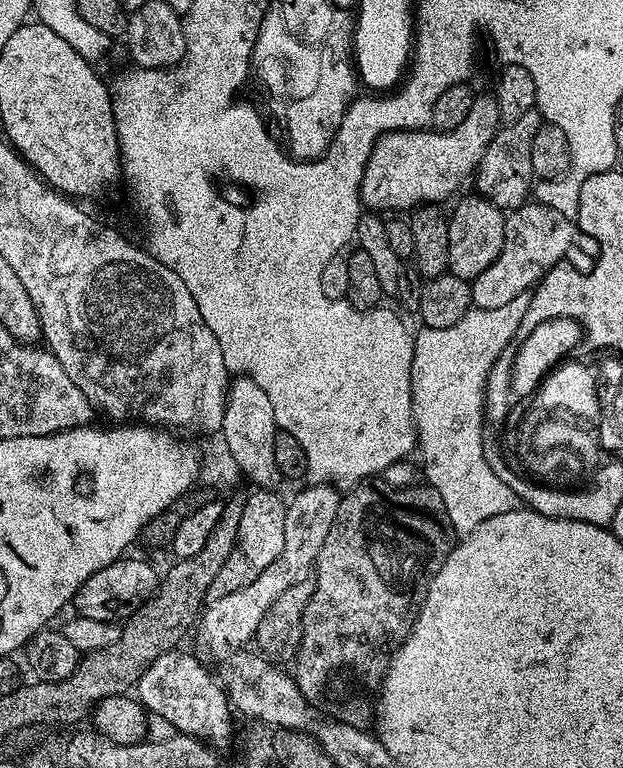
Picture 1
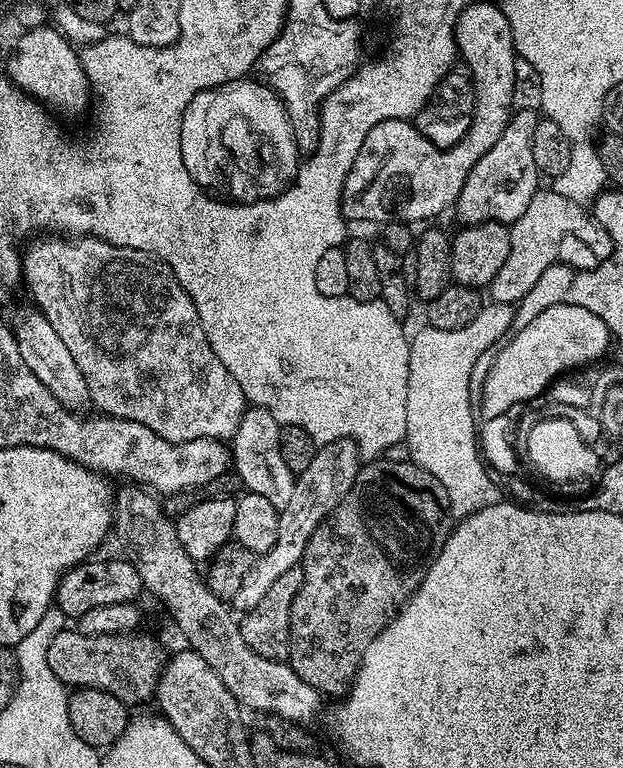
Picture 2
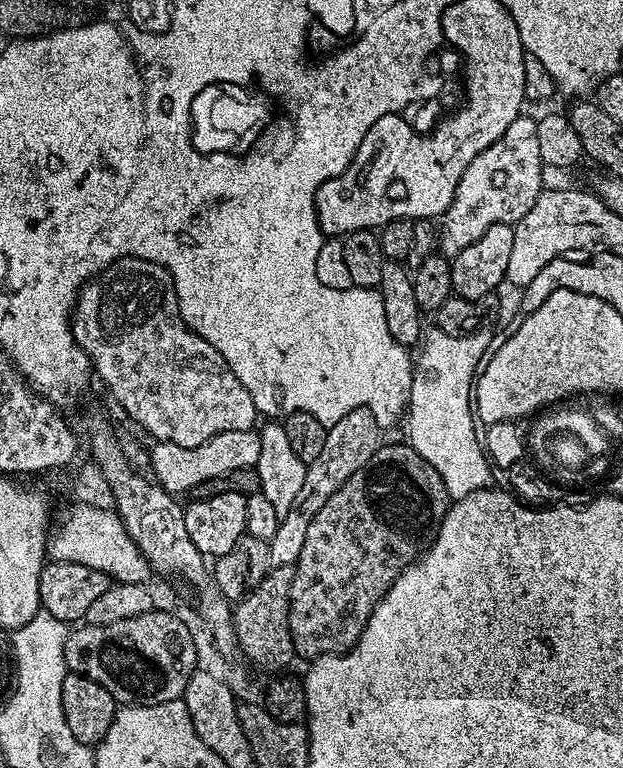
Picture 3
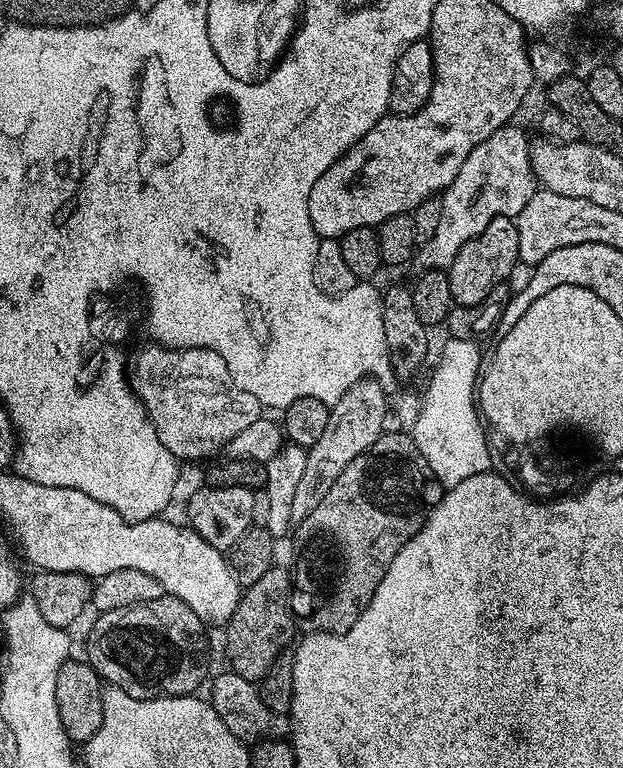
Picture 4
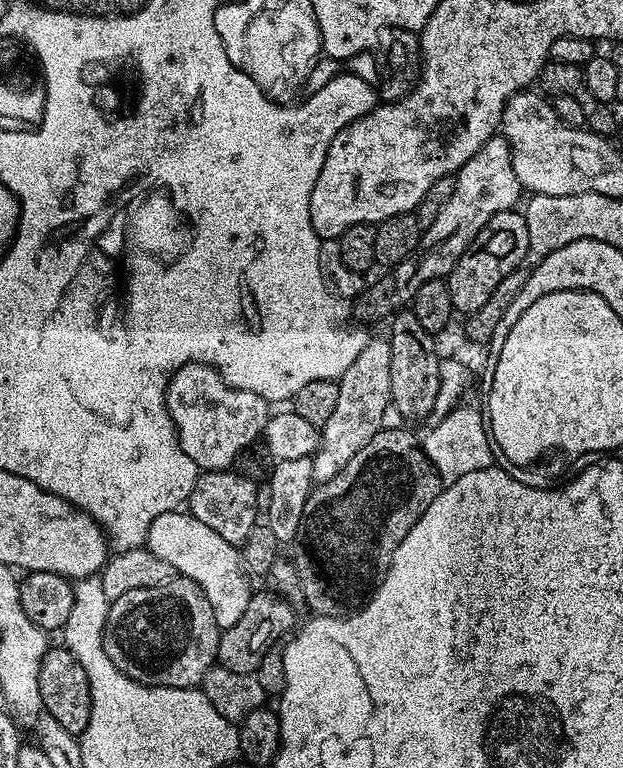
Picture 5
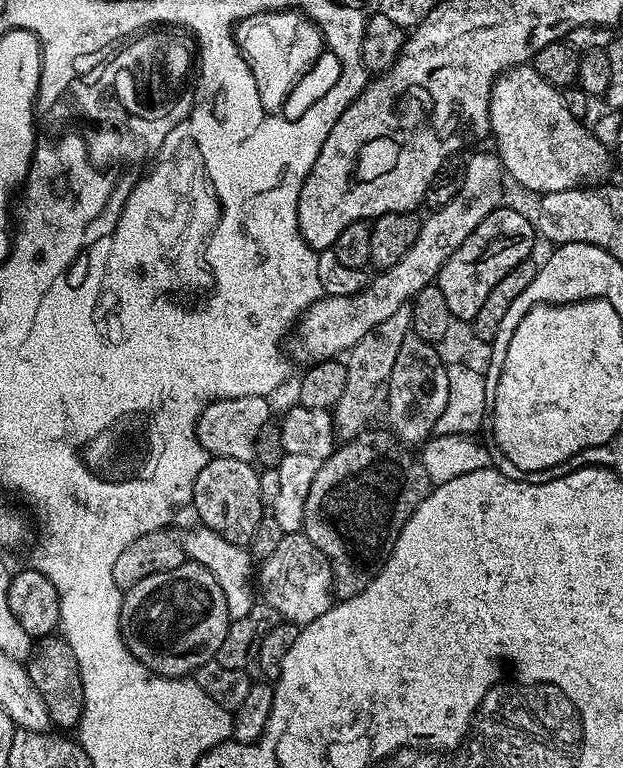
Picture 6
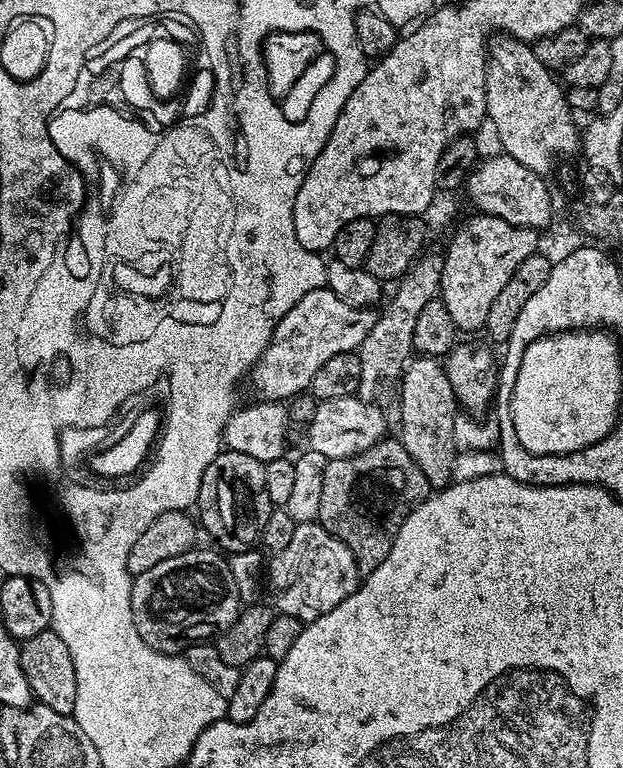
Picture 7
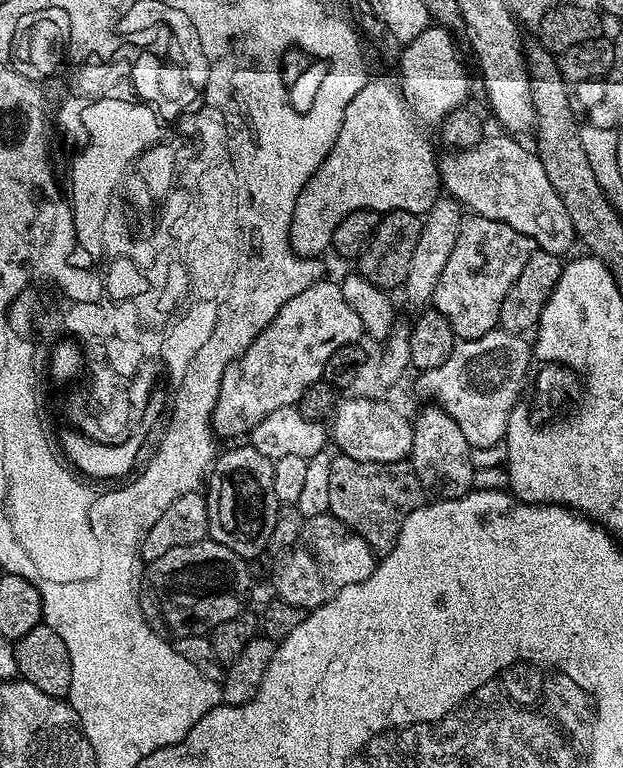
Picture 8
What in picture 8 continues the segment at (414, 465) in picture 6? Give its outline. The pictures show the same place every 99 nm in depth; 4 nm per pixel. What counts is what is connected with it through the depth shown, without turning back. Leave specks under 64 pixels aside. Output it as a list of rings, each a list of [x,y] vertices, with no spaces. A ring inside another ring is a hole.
[[[343,454],[333,455],[330,466],[330,506],[328,512],[359,534],[377,554],[386,554],[398,542],[398,534],[426,493],[408,460],[398,462],[358,462]]]

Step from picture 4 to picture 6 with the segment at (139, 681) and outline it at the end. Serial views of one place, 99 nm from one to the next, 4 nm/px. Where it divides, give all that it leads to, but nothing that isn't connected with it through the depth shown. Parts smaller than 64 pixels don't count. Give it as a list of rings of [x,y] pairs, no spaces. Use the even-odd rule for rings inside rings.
[[[186,562],[182,566],[174,566],[174,570],[150,574],[127,589],[120,601],[120,632],[124,636],[124,644],[128,652],[142,662],[142,666],[157,676],[191,677],[198,666],[218,654],[222,641],[226,639],[229,623],[226,594],[222,586],[218,586],[218,578],[214,578],[214,574],[201,564]]]

